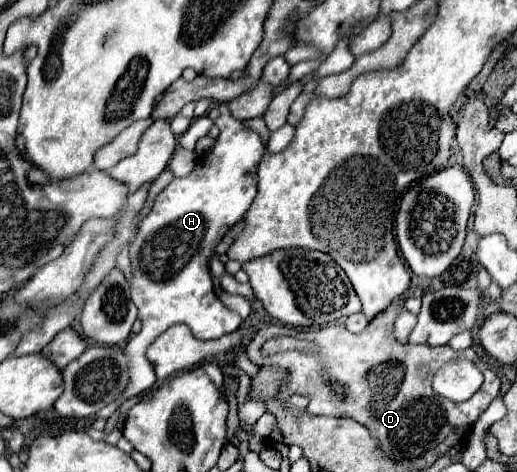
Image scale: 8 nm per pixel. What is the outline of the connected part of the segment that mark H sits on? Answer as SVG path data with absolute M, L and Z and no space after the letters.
M221 104L219 110L221 116L215 124L221 134L217 144L195 164L193 172L185 178L173 178L159 192L131 244L131 300L139 310L143 328L125 344L129 384L115 402L99 412L101 418L108 419L125 400L155 384L157 378L153 374L153 366L149 366L145 350L167 328L185 324L197 340L215 340L235 332L241 324L241 318L225 308L217 298L207 264L227 230L237 224L251 206L257 194L257 166L265 156L267 146L263 138L246 127L243 121L233 120L230 112L225 110L225 104Z

